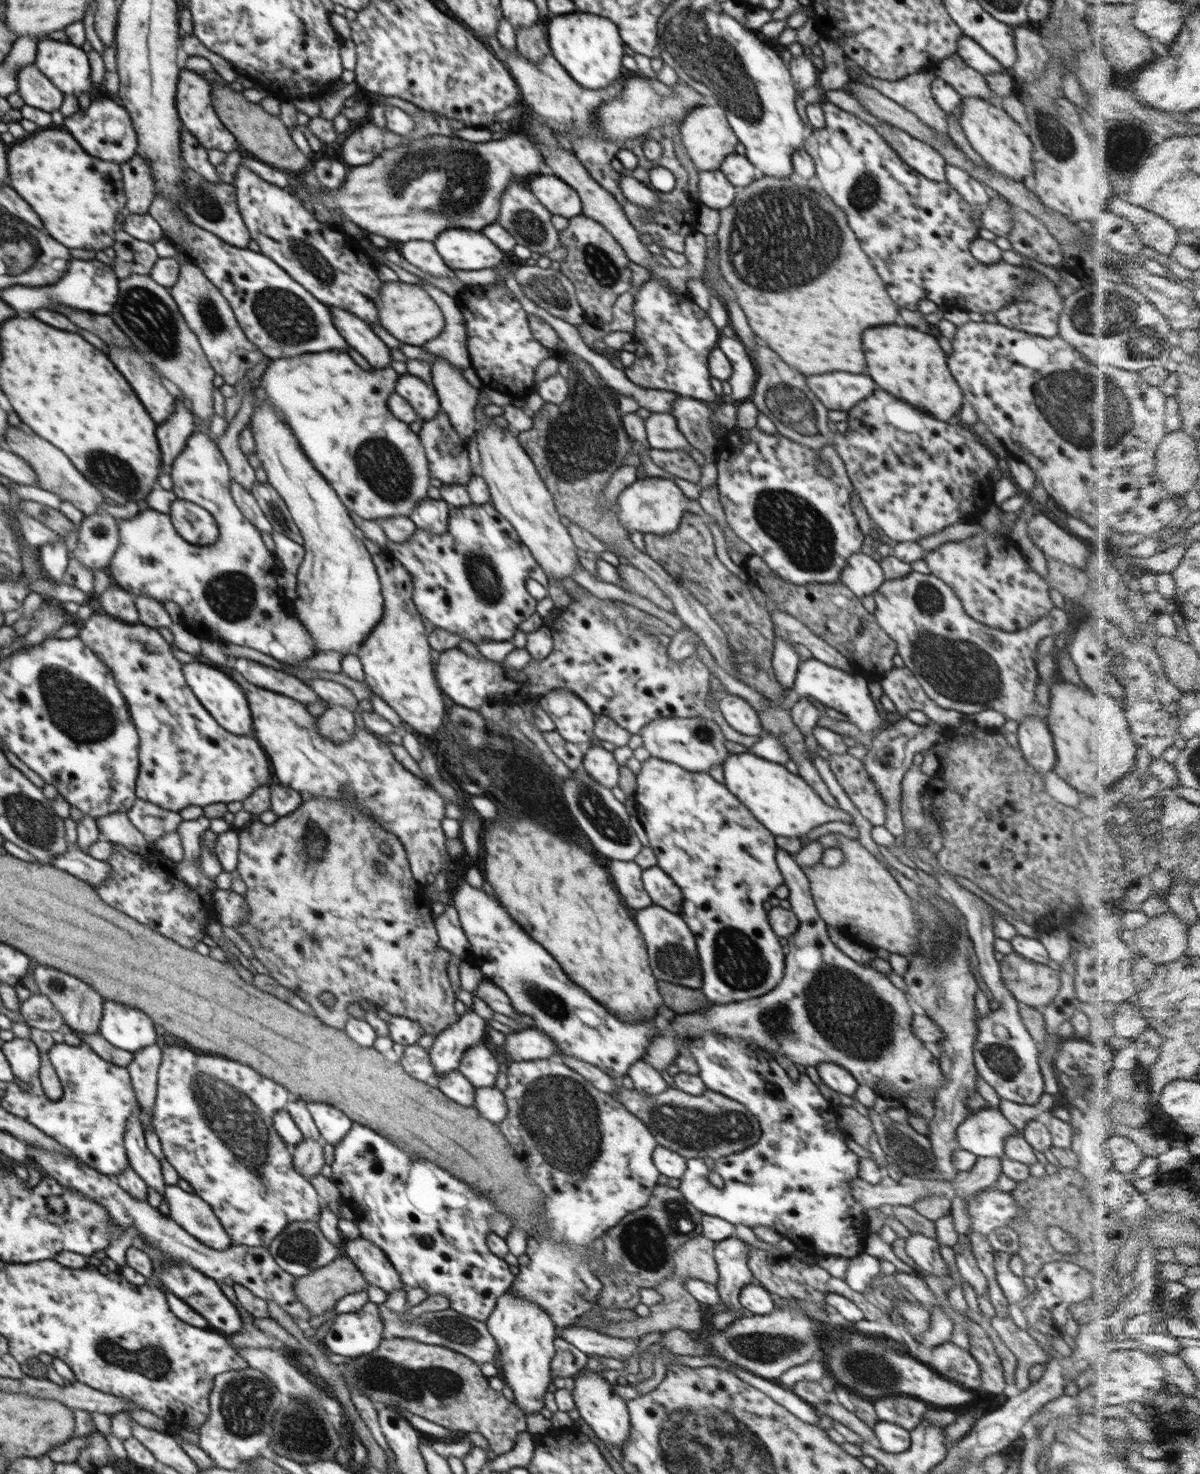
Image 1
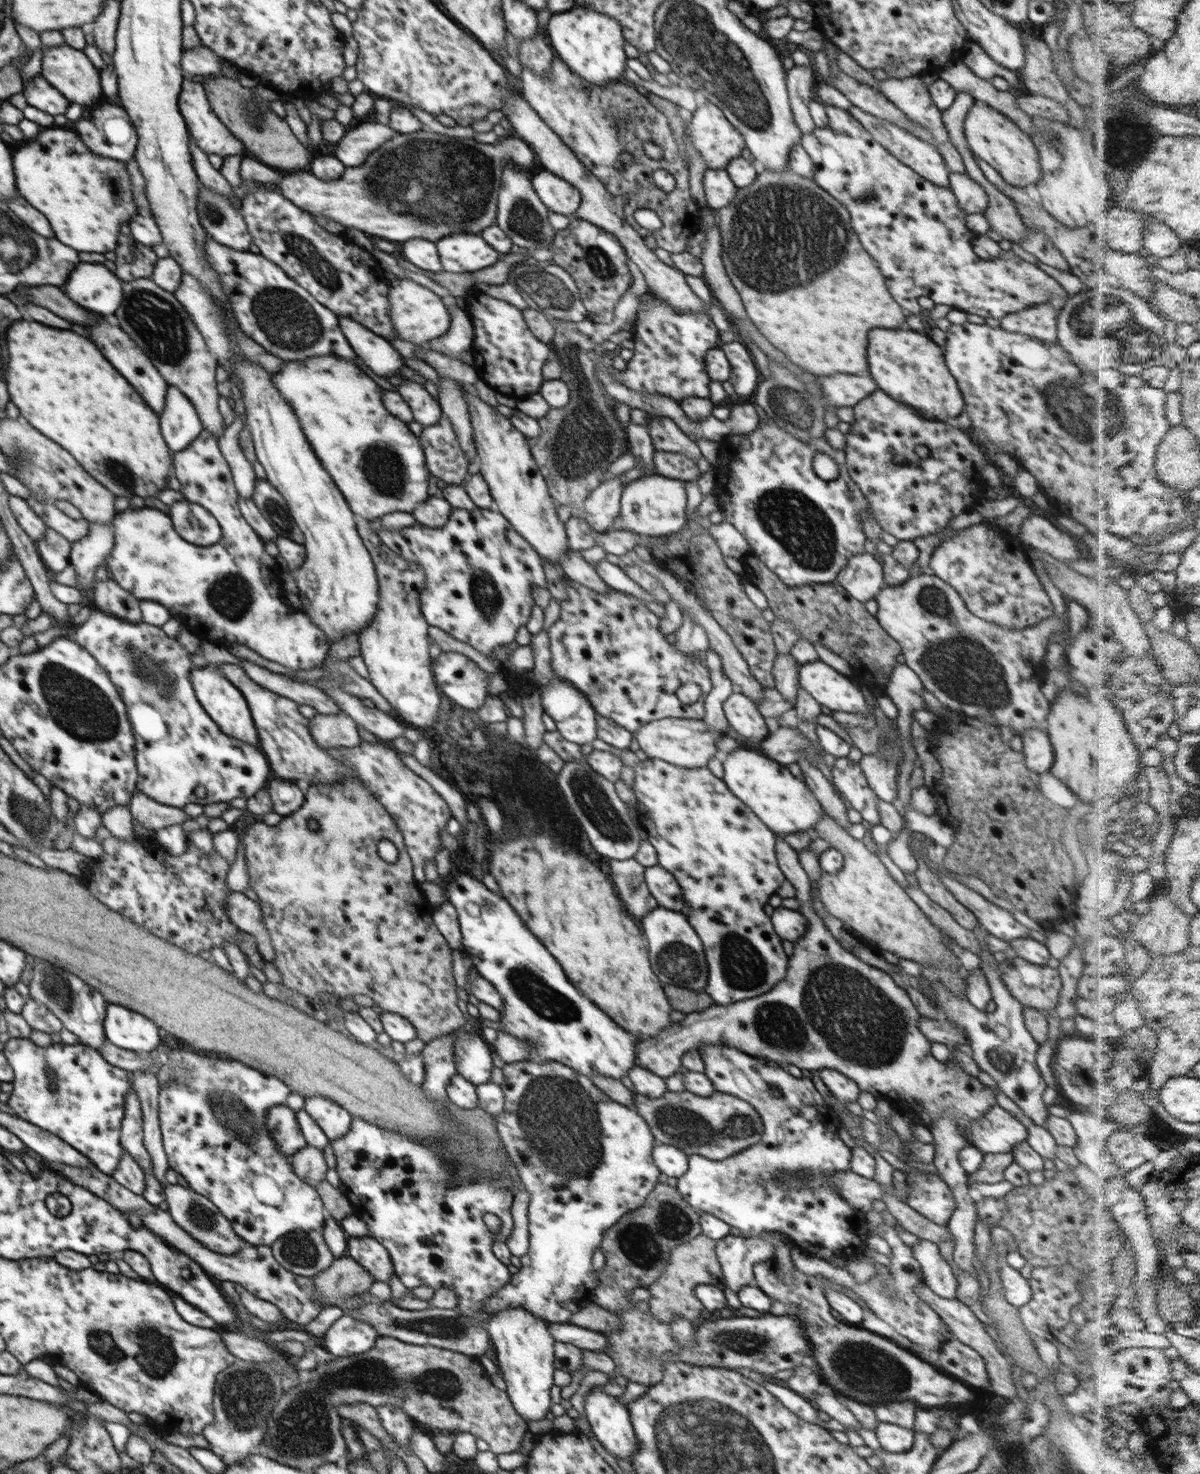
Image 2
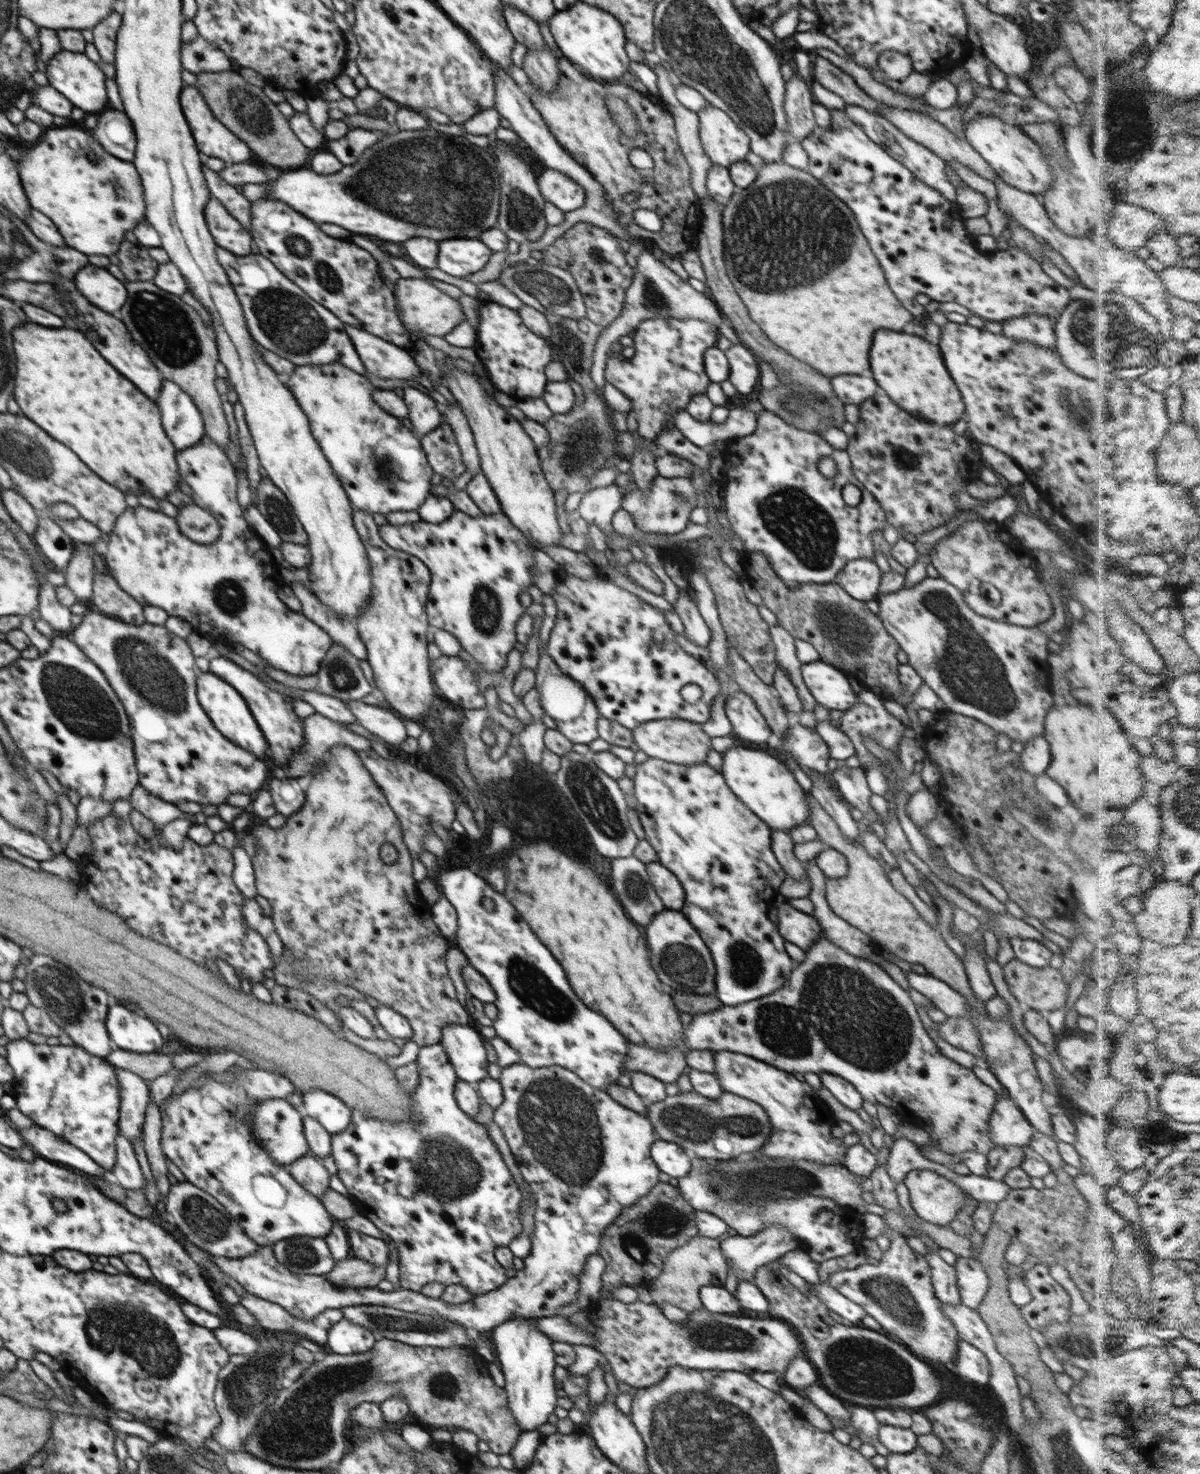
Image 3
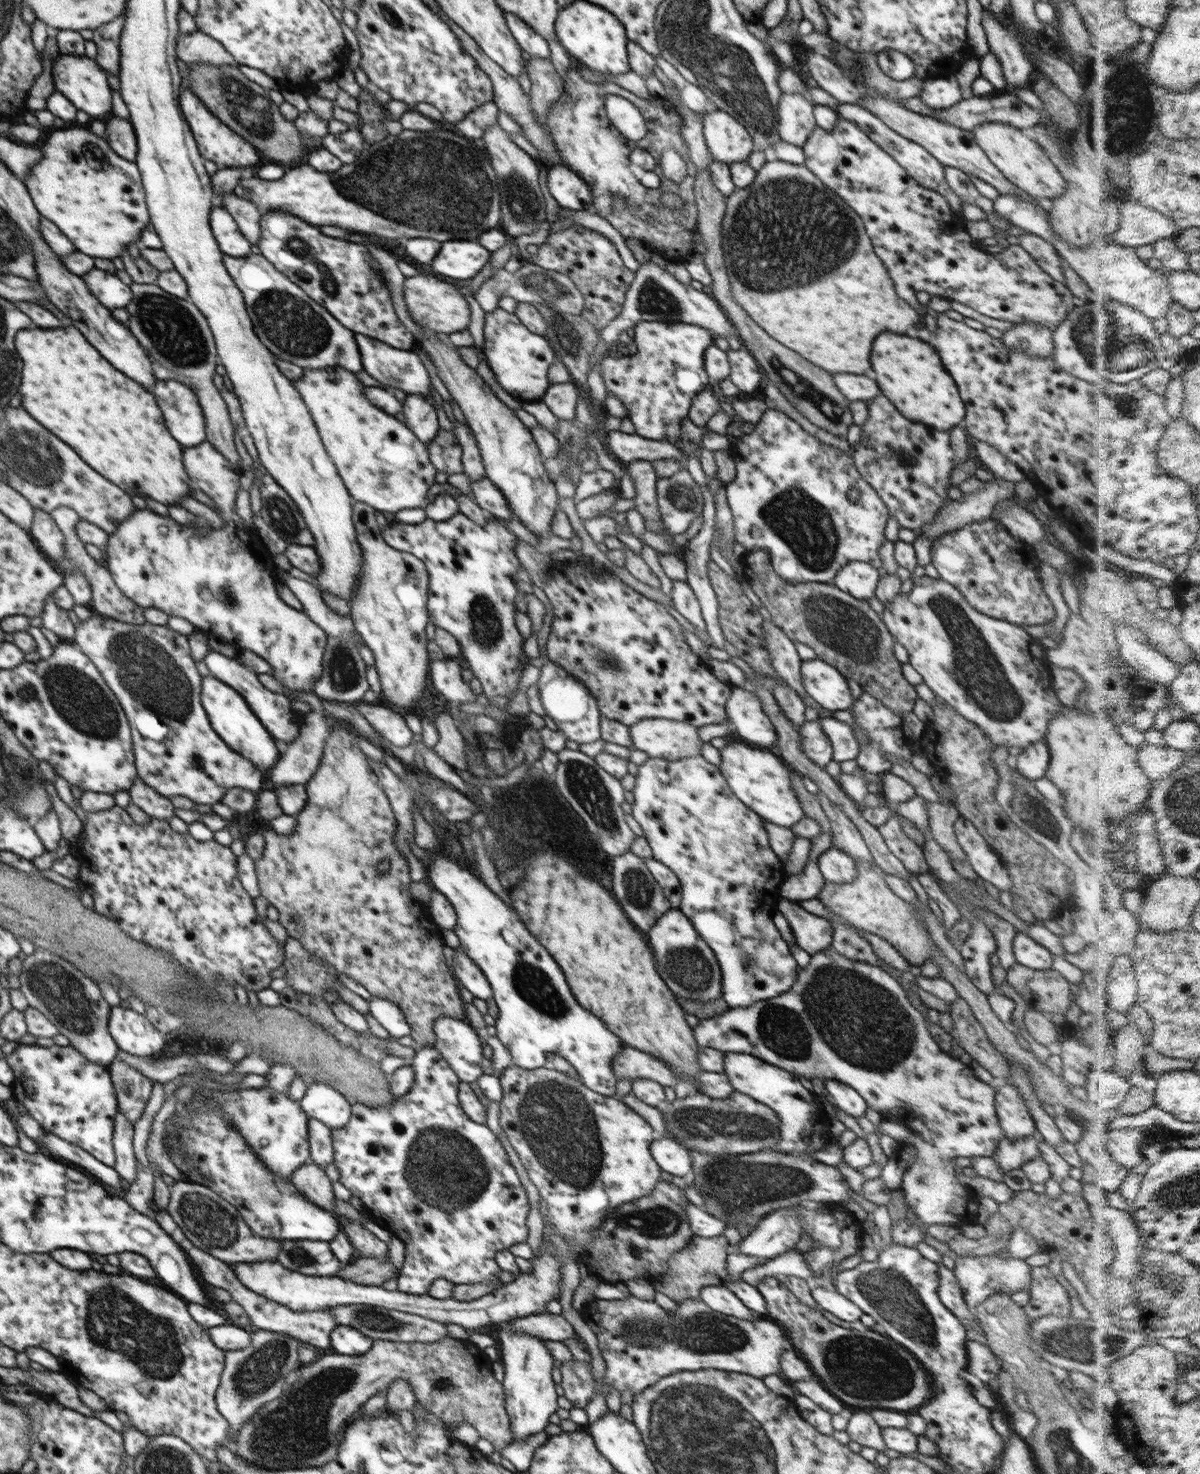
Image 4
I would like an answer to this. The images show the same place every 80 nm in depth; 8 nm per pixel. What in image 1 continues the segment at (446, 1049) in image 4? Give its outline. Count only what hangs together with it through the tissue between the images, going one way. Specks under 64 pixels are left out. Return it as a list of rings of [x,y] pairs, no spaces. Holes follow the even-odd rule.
[[[476,1044],[464,1052],[460,1058],[459,1068],[462,1073],[475,1088],[494,1087],[499,1063],[494,1058],[494,1054],[486,1048],[484,1044]]]

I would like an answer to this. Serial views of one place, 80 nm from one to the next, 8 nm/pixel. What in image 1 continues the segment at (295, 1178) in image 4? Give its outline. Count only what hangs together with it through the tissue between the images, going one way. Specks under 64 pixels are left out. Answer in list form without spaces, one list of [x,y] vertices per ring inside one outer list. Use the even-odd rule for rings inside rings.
[[[303,1137],[297,1145],[291,1148],[293,1153],[293,1168],[306,1179],[321,1173],[324,1161],[324,1141]]]

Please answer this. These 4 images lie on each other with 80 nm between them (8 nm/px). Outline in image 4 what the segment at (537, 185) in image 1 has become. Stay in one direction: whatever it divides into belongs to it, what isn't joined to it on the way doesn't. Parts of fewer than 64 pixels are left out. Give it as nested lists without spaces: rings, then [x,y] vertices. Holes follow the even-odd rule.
[[[565,166],[552,167],[548,171],[548,188],[554,200],[562,208],[570,210],[592,209],[591,188]]]

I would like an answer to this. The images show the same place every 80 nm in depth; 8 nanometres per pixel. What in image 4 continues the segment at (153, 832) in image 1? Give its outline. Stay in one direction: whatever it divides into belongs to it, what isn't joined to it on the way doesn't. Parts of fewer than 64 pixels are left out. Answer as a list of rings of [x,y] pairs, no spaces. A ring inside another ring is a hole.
[[[139,776],[135,779],[134,786],[129,790],[131,802],[139,806],[150,817],[169,822],[176,815],[176,808],[170,799],[156,792],[154,788],[150,788],[148,784],[144,784]]]

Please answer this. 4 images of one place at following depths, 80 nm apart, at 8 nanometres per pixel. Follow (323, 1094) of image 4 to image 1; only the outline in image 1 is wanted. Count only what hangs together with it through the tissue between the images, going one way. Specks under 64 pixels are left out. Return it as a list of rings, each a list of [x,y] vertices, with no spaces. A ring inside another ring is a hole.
[[[321,1102],[307,1103],[307,1107],[324,1143],[335,1145],[351,1130],[353,1121],[339,1108]]]

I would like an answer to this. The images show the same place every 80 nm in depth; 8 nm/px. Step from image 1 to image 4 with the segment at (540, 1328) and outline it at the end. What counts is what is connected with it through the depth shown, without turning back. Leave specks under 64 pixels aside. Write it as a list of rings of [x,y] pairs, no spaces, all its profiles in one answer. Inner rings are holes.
[[[504,1326],[496,1333],[500,1339],[496,1339],[497,1348],[493,1356],[501,1362],[505,1370],[504,1380],[501,1382],[505,1394],[505,1409],[510,1417],[512,1438],[519,1442],[544,1431],[550,1423],[550,1416],[558,1410],[558,1395],[554,1390],[555,1383],[551,1373],[555,1358],[542,1338],[517,1334]]]

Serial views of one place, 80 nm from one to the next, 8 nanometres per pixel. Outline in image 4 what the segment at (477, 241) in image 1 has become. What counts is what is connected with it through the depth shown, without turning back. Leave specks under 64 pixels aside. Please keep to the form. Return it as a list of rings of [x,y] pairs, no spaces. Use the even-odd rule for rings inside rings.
[[[450,240],[444,242],[436,258],[432,260],[432,270],[458,280],[471,281],[488,262],[491,252],[482,248],[478,242],[470,240]]]

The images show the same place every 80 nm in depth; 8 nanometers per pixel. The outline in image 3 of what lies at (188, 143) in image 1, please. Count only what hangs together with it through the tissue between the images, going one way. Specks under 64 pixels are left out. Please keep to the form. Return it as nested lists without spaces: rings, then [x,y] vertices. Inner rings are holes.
[[[202,164],[202,174],[206,179],[208,188],[226,210],[249,232],[251,230],[251,202],[239,192],[239,188],[226,184],[221,180],[220,174]]]

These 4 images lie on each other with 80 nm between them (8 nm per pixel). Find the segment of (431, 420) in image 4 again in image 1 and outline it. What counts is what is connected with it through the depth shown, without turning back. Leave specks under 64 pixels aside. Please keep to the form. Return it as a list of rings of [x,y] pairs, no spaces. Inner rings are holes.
[[[408,372],[405,375],[399,375],[395,391],[410,403],[418,419],[432,420],[440,411],[441,406],[435,389],[431,390],[420,377]]]

